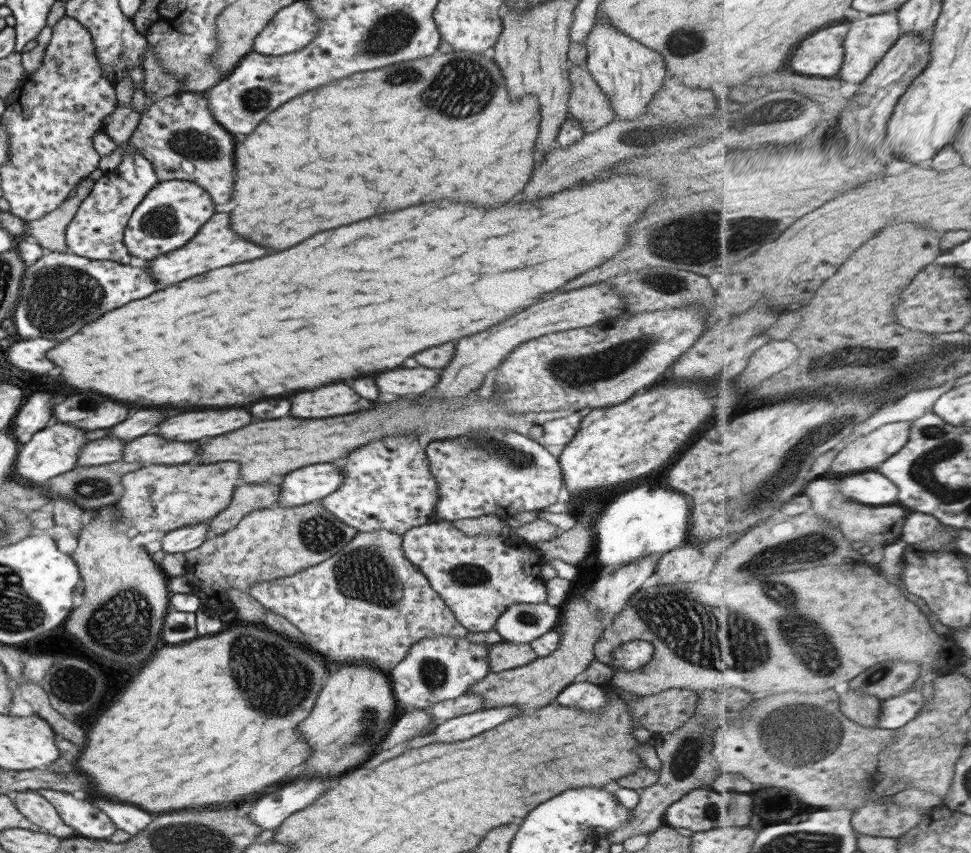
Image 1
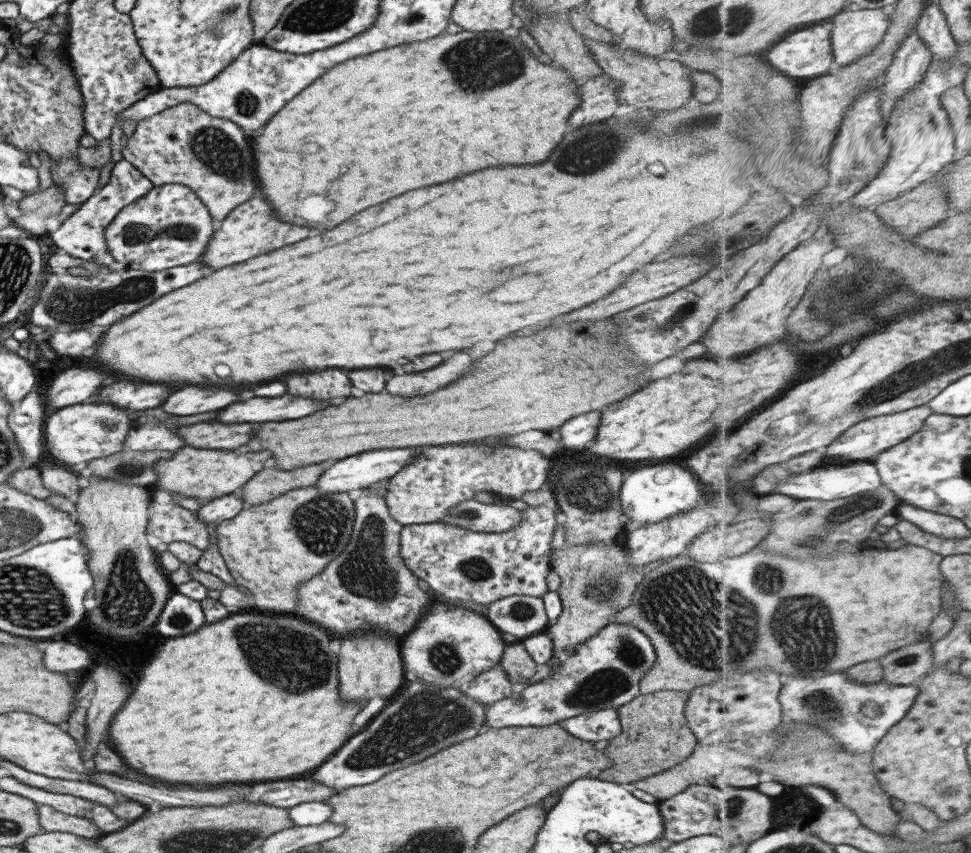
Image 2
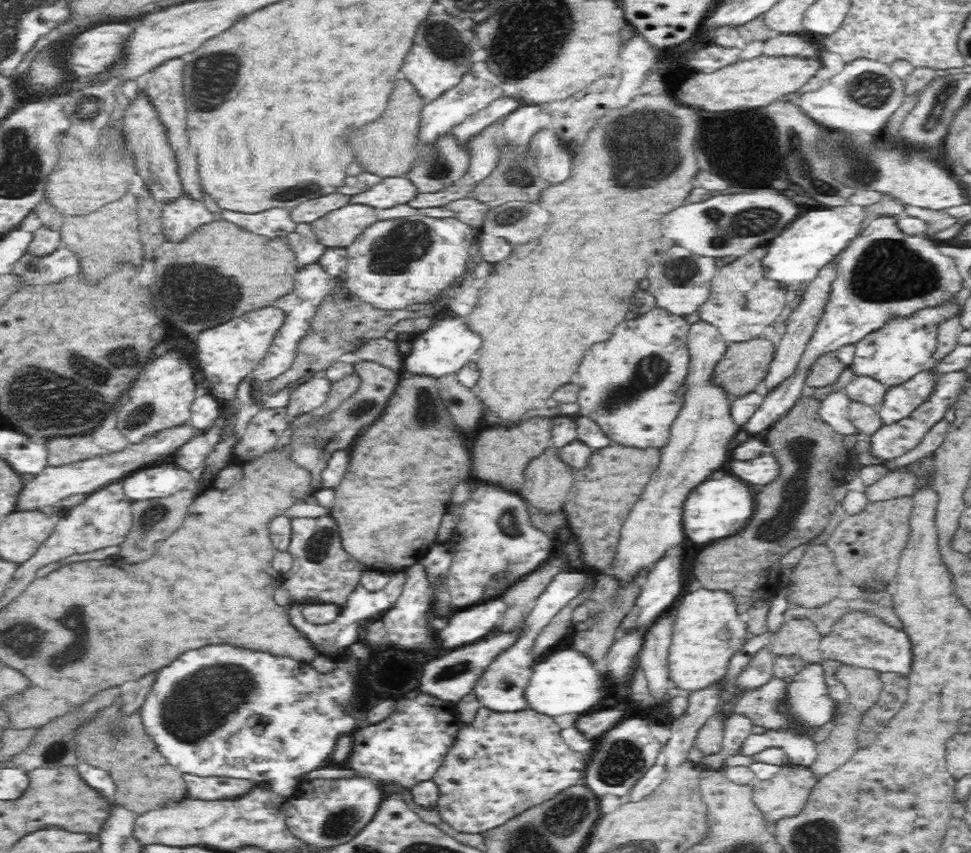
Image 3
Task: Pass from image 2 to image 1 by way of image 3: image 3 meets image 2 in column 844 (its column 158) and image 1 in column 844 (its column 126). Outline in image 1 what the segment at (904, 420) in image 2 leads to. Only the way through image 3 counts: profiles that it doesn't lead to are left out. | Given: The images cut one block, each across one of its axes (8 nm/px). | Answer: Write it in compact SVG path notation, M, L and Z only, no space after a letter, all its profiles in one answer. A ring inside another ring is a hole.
M887 423L865 436L856 438L847 446L838 449L831 470L835 474L855 474L865 470L873 471L873 468L878 469L909 442L912 423Z

